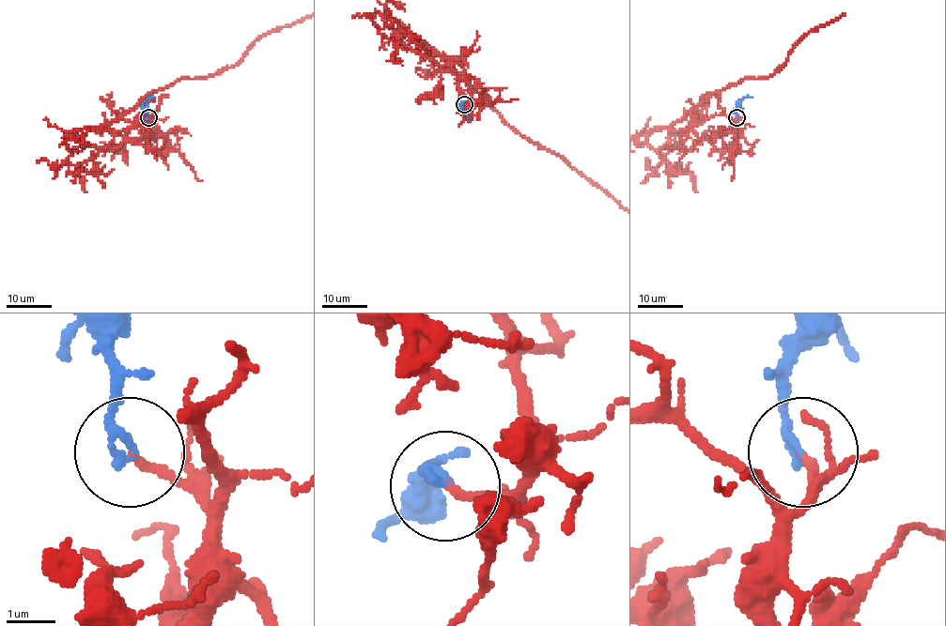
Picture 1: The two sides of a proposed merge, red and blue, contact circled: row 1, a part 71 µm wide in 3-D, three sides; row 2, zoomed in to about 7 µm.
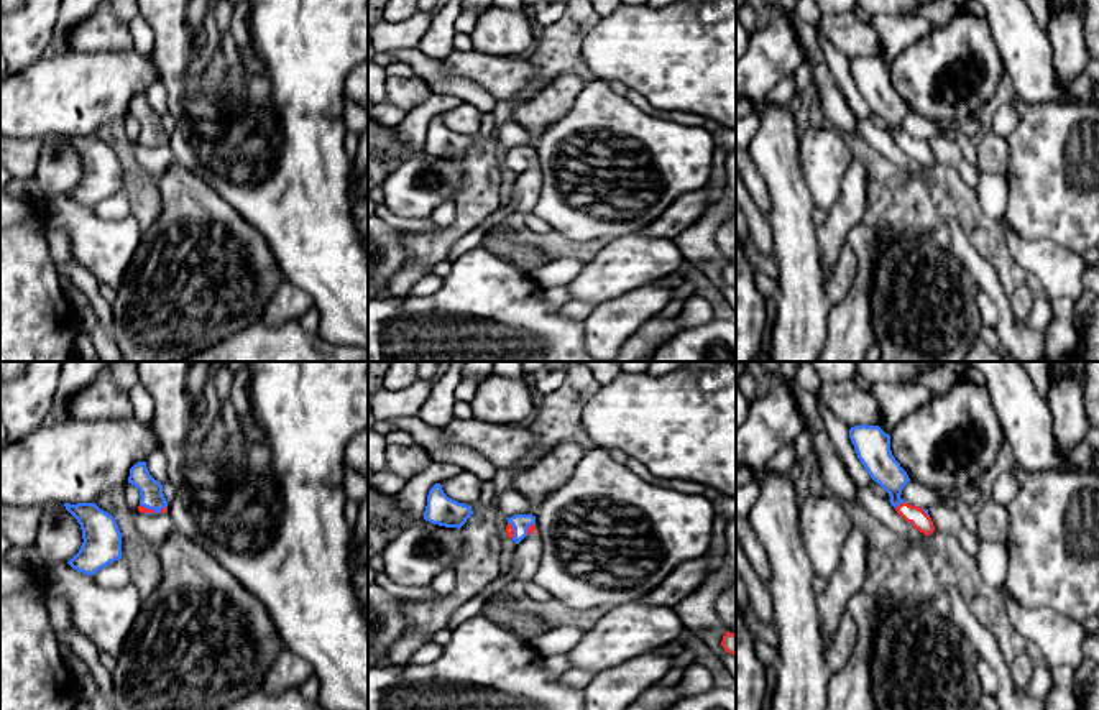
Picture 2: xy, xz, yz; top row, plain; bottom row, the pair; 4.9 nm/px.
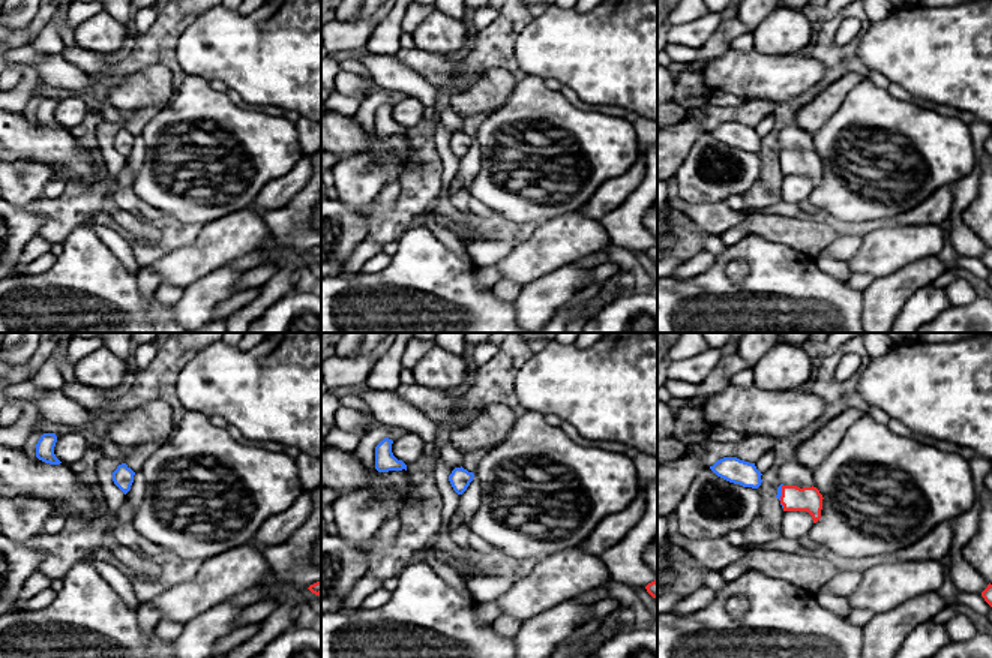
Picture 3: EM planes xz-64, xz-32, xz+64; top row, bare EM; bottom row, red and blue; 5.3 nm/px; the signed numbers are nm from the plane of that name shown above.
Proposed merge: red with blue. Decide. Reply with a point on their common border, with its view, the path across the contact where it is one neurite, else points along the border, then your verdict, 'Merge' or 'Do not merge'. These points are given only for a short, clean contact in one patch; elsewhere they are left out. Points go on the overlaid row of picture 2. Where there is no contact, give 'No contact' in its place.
Touches red at yz (899, 505). Path across: yz (917, 516), (899, 505), (892, 477), (878, 459). Merge

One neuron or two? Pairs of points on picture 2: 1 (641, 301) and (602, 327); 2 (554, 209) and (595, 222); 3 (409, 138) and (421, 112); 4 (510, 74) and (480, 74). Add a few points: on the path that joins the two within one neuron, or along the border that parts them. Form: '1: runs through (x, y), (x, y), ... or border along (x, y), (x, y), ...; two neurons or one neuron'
1: runs through (631, 309), (611, 324); one neuron
2: runs through (564, 209), (585, 212); one neuron
3: runs through (413, 132), (418, 119); one neuron
4: runs through (503, 74), (487, 74); one neuron

